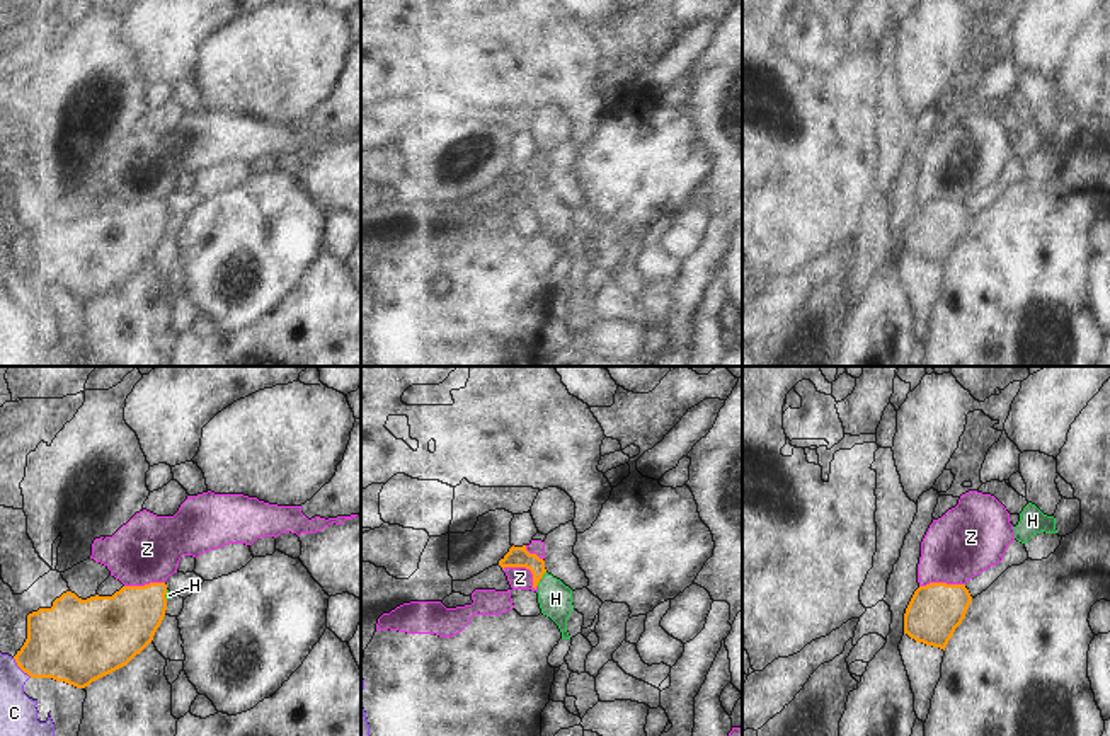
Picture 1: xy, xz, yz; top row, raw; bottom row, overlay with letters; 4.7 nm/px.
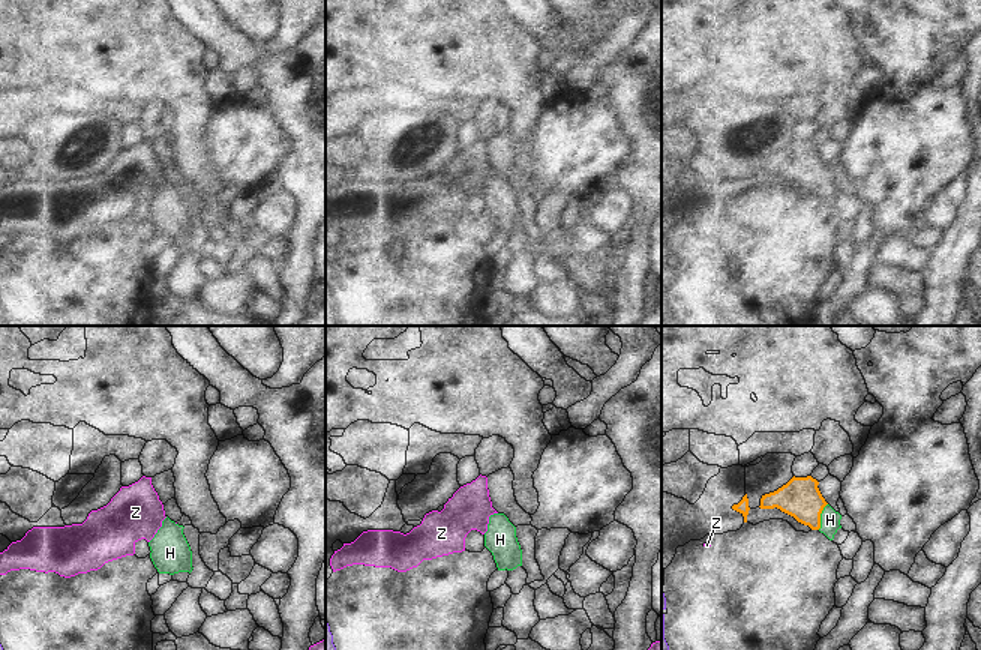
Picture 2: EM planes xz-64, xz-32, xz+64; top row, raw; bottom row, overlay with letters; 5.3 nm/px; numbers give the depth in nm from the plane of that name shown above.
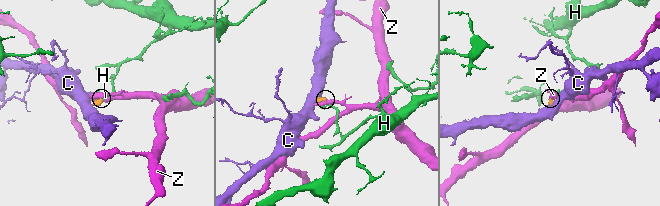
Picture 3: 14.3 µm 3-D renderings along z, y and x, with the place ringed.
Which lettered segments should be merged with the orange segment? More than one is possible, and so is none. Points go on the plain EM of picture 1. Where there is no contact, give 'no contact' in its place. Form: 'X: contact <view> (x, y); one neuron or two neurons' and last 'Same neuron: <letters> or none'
C: contact xy (21, 287); two neurons
H: contact xz (543, 191); one neuron
Z: contact xz (525, 184); two neurons
Same neuron: H

